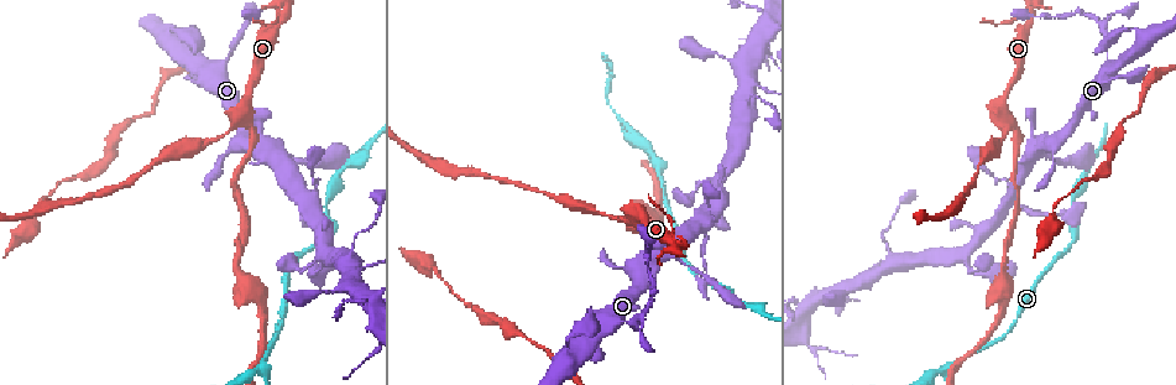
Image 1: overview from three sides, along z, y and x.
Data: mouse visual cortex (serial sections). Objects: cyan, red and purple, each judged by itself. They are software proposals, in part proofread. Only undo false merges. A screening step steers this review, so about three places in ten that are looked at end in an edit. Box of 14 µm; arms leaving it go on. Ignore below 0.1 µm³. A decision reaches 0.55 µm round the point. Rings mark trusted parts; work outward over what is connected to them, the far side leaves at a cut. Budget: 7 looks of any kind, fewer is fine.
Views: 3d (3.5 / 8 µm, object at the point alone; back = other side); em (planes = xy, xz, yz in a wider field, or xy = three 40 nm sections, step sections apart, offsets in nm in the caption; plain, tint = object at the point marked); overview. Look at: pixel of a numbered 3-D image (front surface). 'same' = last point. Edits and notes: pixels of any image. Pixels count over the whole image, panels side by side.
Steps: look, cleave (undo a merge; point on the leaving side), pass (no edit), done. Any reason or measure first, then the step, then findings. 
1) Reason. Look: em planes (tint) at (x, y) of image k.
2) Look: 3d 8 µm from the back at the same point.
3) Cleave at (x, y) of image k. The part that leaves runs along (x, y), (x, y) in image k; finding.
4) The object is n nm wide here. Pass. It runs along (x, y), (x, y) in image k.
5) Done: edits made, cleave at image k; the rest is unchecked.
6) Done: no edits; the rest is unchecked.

Sudden change in width. Look: 3d 8 µm at (242, 118) of image 1.

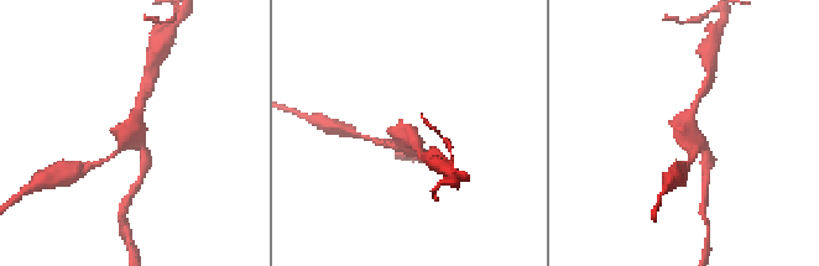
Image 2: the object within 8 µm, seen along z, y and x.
Look: 3d 3.5 µm at (405, 137) of image 2.

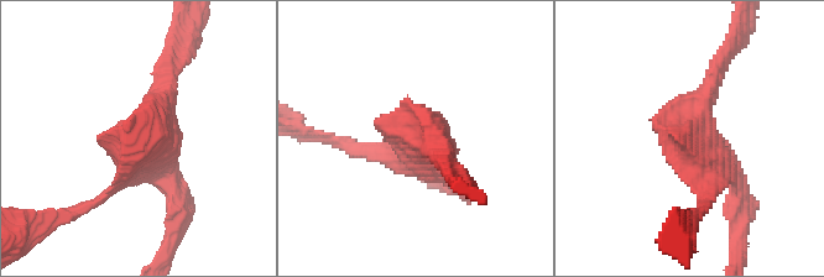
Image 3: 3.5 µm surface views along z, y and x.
Pass. It runs along (720, 61), (694, 130), (736, 202) in image 3; continuous, no second cell.

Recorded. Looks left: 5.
Look: 3d 3.5 µm at (224, 65) of image 1.

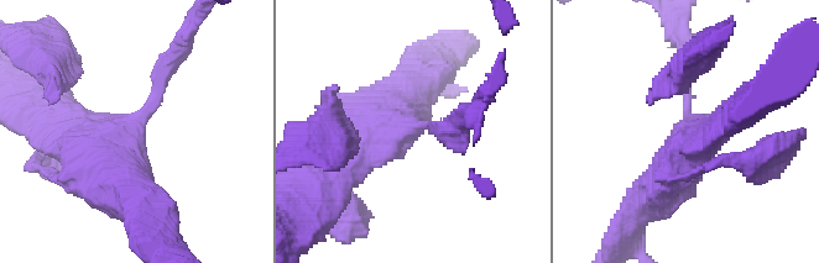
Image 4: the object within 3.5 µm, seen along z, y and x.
The arms are 150, 600 nm wide; need the tissue. Look: em xy step 5 (tint) at (688, 123) of image 4.

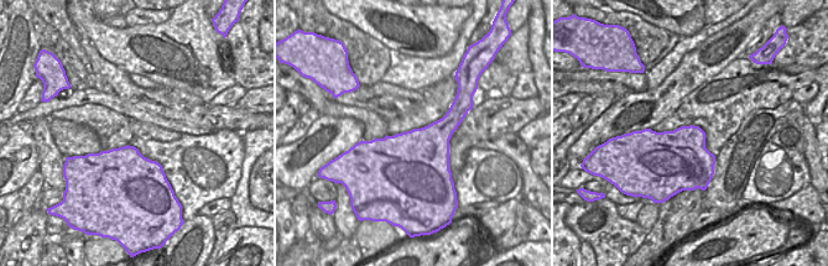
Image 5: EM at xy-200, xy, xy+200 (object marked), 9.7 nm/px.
Cut it another way. Look: em xy step 2 (tint) at the same point.

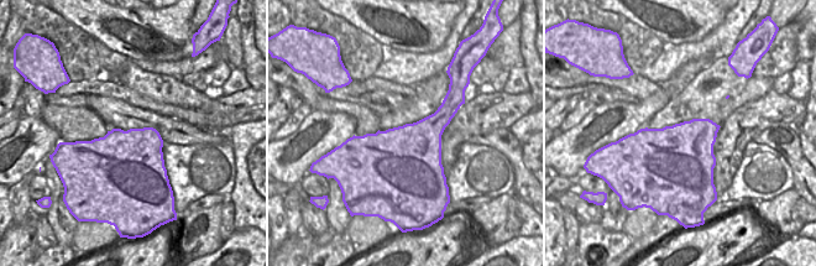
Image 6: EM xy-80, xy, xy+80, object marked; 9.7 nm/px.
Cleave at (166, 62) of image 4. The part that leaves runs along (154, 101), (157, 78), (192, 25) in image 4; two cells meet here.

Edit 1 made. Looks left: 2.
Calibre changes. Look: 3d 3.5 µm at (260, 311) of image 1.

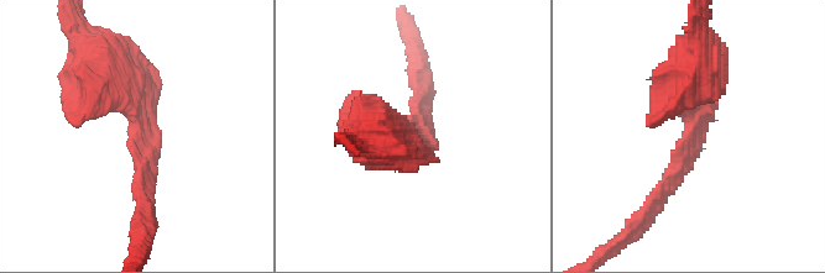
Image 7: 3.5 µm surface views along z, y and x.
The arms are 150, 500 nm wide; now the EM. Look: em xy step 1 (tint) at (691, 134) of image 7.

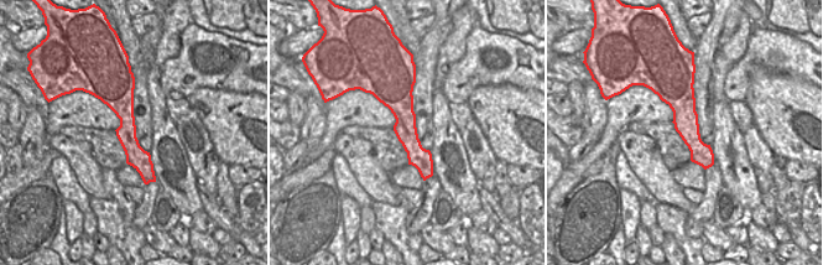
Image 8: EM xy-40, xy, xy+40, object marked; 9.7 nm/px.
The object is 220 nm wide here. Pass. It runs along (695, 64), (689, 140), (647, 209) in image 7; continuous, no second cell.

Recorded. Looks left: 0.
Done: edits made, cleave at image 4; the rest is unchecked.

